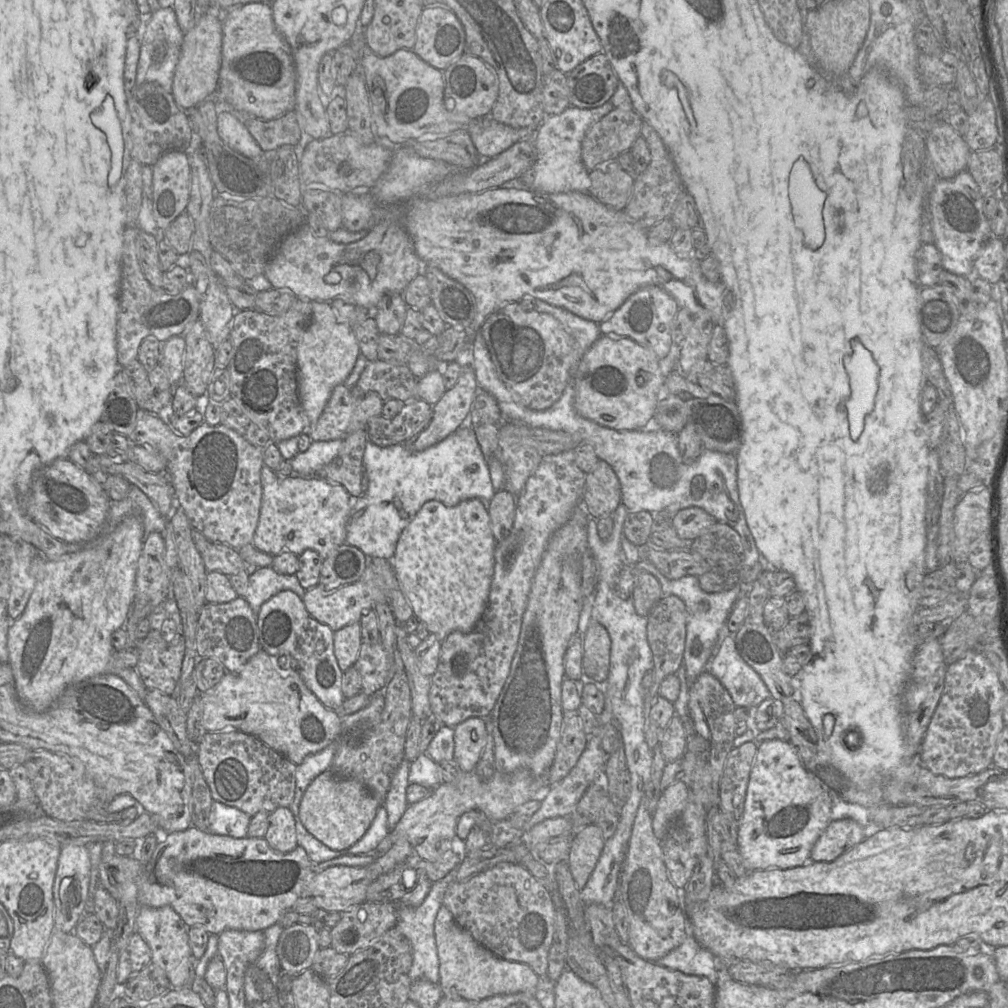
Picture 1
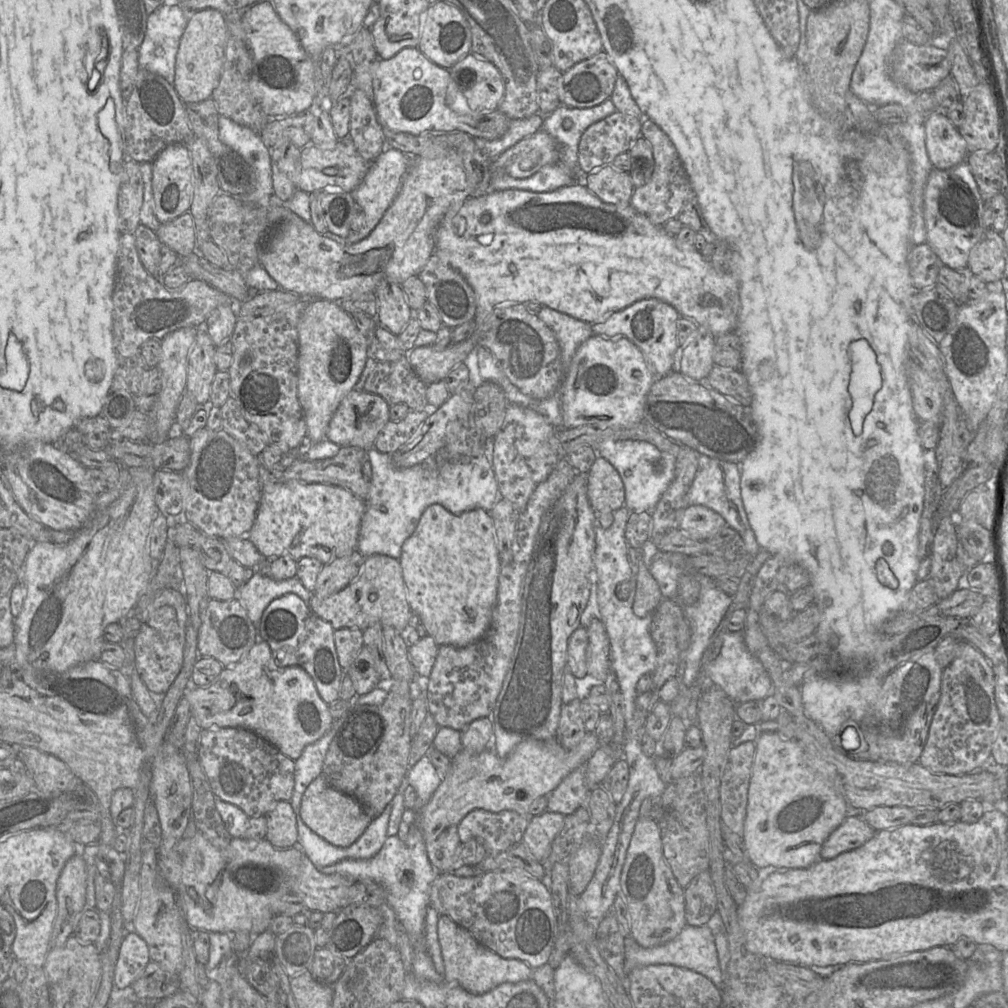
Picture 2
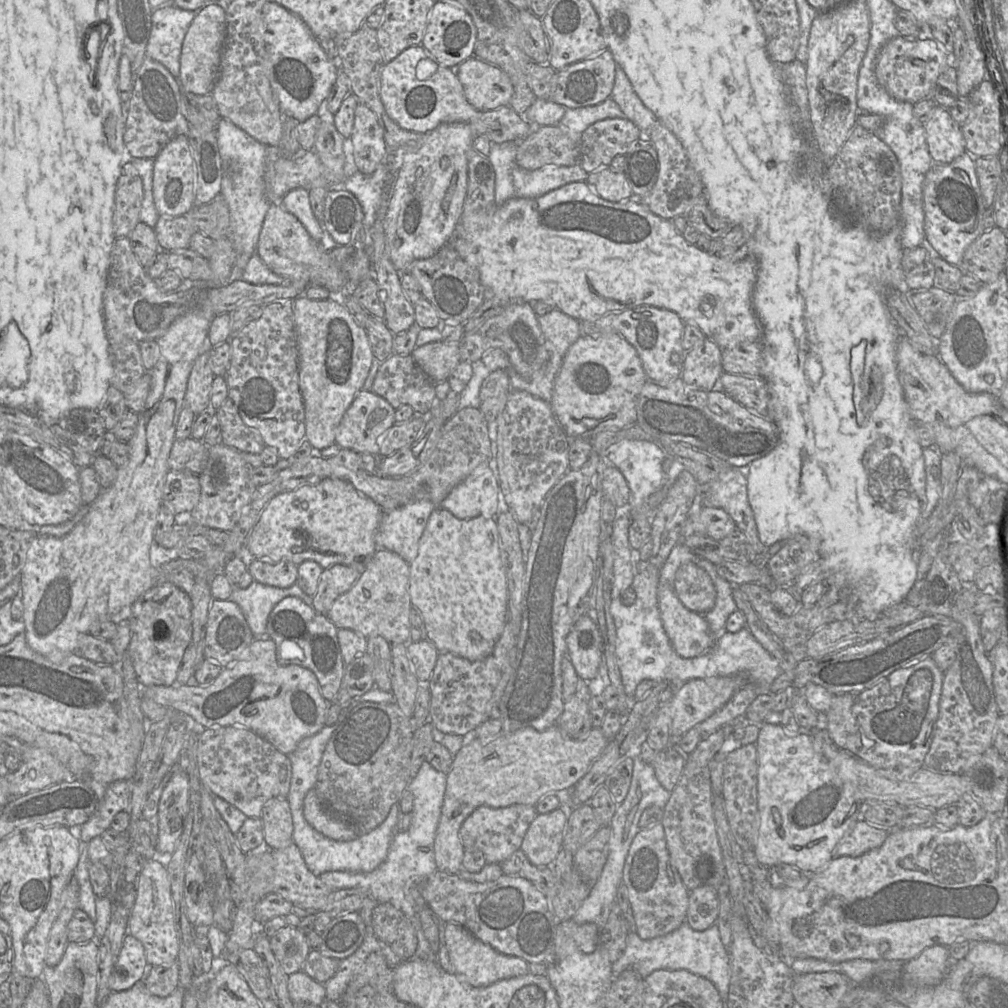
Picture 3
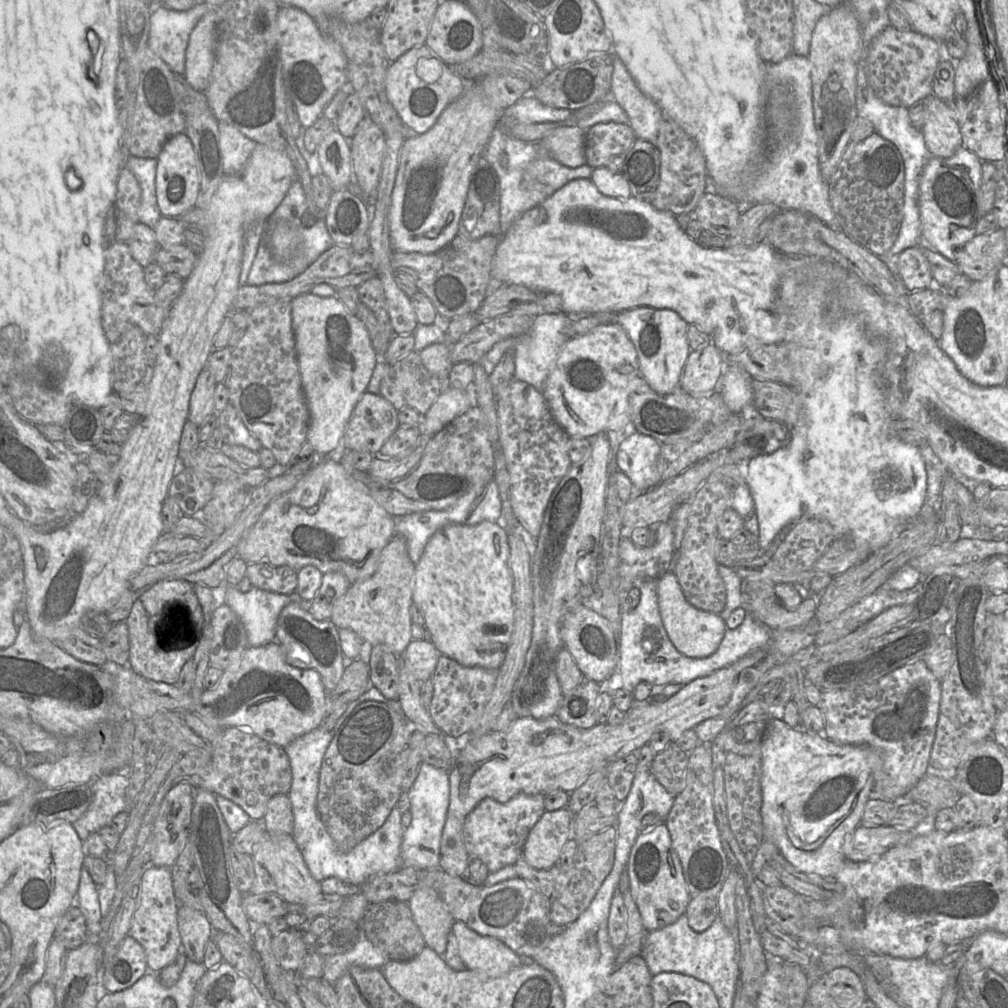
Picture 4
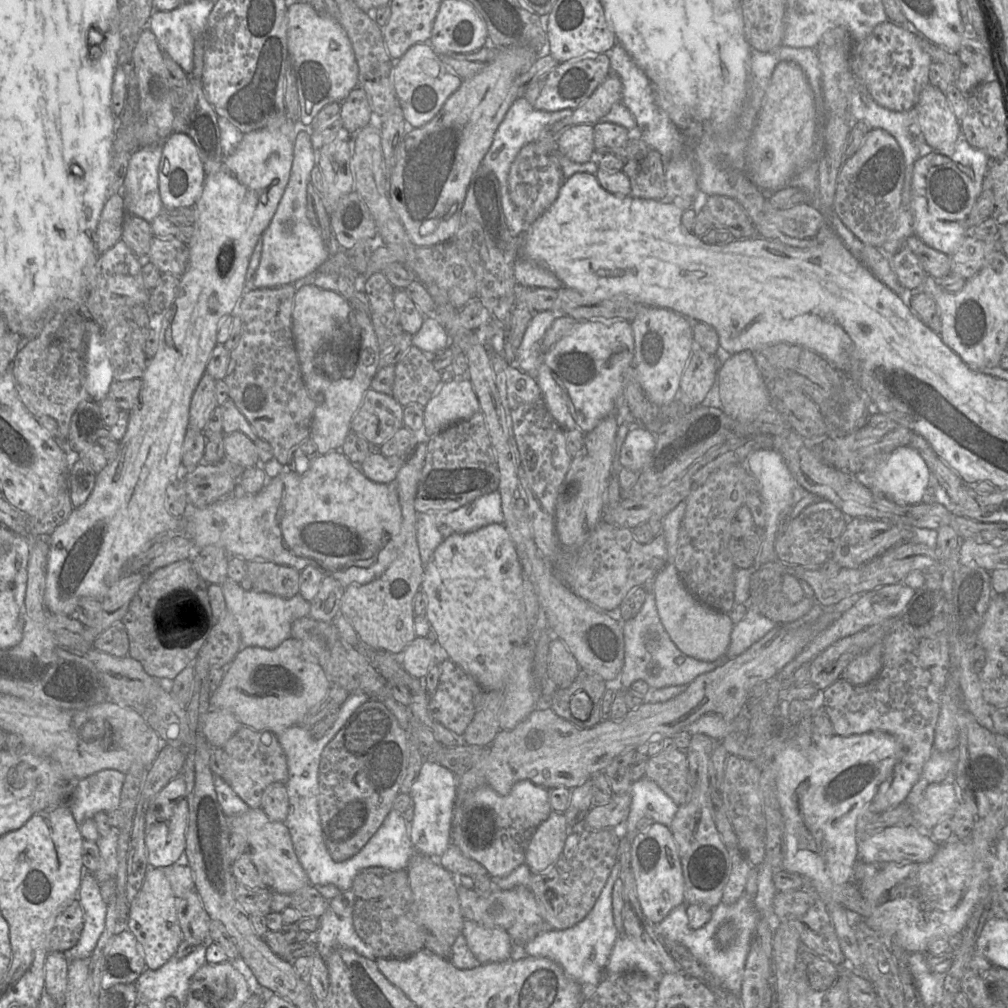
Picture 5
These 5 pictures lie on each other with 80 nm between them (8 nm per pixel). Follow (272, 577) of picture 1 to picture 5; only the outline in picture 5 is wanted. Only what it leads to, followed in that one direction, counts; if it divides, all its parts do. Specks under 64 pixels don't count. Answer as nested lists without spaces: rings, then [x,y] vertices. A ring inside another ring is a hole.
[[[226,578],[221,585],[227,611],[230,612],[240,628],[243,647],[275,649],[291,637],[291,626],[299,618],[310,615],[310,602],[299,593],[292,598],[281,598],[254,590],[244,591],[239,583]]]

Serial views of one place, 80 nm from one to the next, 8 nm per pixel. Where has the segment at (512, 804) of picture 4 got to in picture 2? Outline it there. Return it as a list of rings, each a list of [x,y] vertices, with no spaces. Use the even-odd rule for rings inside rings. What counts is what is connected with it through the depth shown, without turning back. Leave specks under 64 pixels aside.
[[[475,809],[459,823],[458,834],[461,843],[479,838],[487,855],[498,854],[522,842],[530,817],[512,810],[490,812]]]

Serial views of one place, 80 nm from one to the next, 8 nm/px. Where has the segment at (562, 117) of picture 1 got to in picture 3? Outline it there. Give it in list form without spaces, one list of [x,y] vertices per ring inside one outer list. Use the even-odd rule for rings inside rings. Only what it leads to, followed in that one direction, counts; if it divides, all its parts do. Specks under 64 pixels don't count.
[[[609,97],[597,105],[566,108],[558,126],[566,131],[573,142],[580,146],[582,134],[590,125],[605,119],[624,117],[619,106]]]

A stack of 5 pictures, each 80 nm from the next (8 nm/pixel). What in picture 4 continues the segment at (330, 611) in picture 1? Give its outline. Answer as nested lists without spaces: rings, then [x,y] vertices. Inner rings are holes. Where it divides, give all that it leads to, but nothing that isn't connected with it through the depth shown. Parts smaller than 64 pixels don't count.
[[[394,534],[381,551],[374,573],[352,583],[333,607],[330,621],[338,628],[354,631],[367,645],[386,645],[394,654],[402,656],[412,641],[410,605],[412,603],[415,564],[409,557],[406,540]]]

